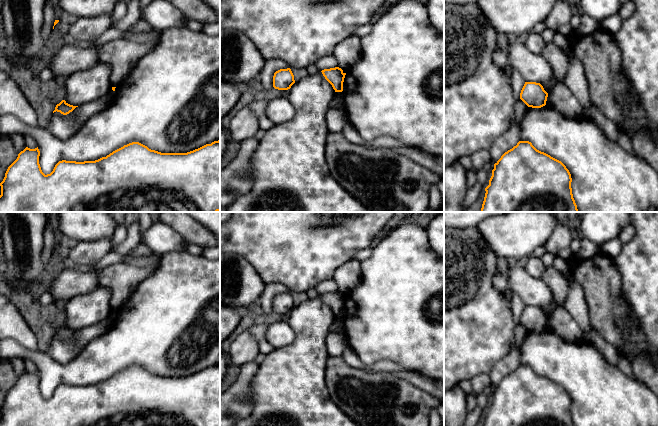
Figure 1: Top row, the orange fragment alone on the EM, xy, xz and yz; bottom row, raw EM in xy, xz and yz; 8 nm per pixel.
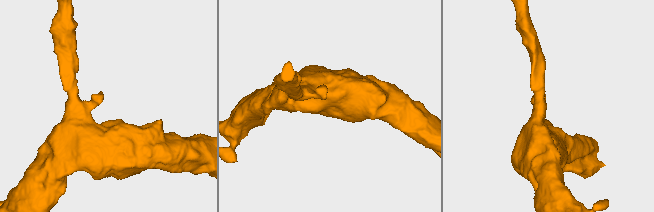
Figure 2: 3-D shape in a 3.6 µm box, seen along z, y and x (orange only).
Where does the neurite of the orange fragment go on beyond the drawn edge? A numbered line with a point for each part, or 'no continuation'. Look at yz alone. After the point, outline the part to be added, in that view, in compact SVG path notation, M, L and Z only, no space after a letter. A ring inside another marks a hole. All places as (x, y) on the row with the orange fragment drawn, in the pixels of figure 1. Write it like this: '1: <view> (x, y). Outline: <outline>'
no continuation

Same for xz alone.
no continuation

